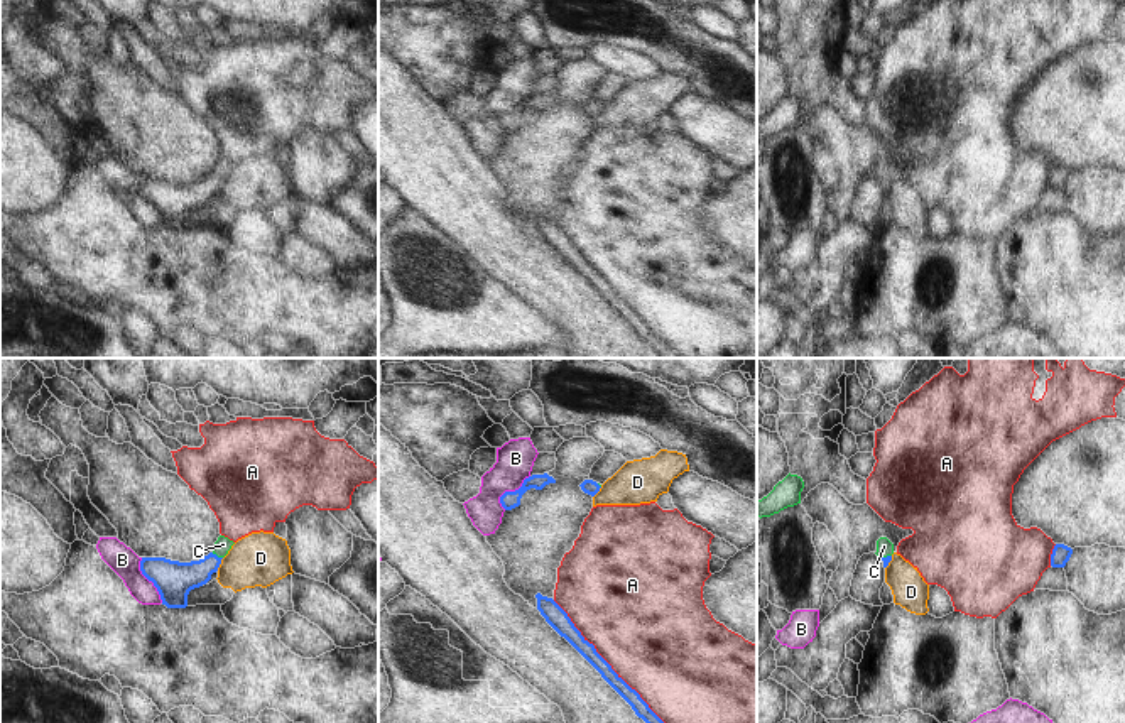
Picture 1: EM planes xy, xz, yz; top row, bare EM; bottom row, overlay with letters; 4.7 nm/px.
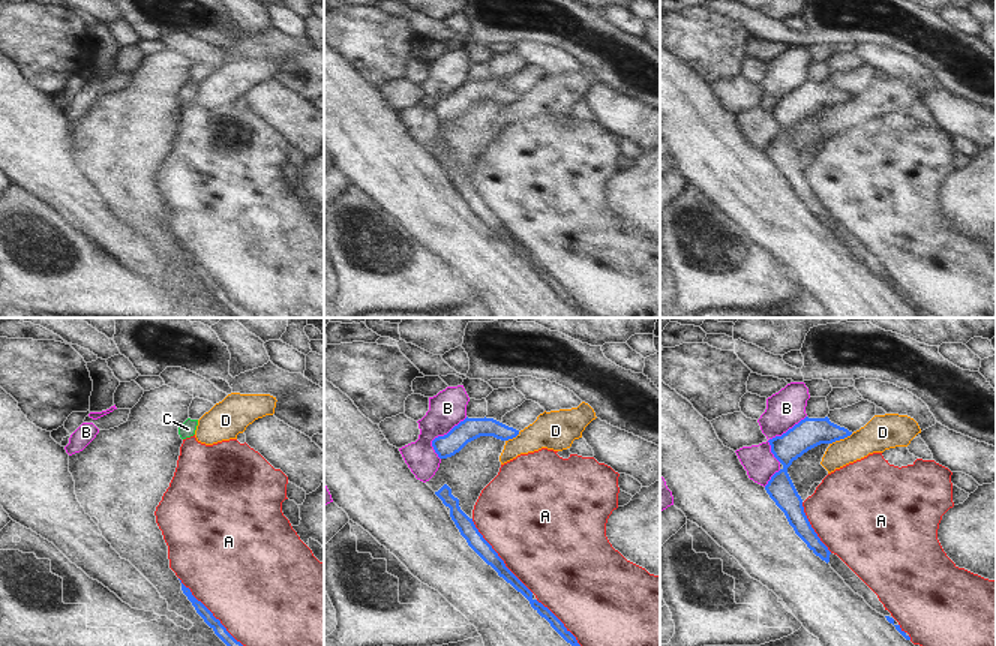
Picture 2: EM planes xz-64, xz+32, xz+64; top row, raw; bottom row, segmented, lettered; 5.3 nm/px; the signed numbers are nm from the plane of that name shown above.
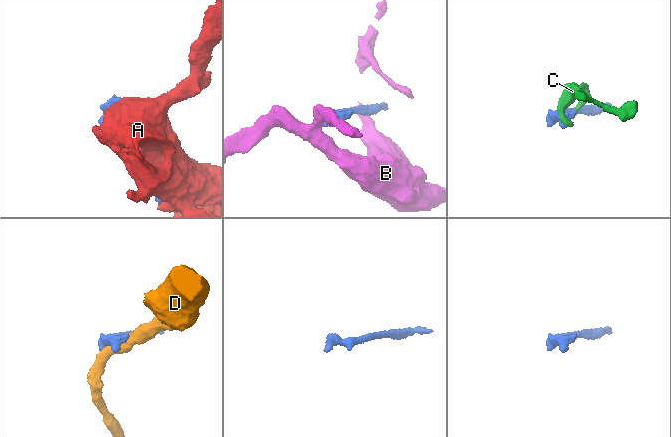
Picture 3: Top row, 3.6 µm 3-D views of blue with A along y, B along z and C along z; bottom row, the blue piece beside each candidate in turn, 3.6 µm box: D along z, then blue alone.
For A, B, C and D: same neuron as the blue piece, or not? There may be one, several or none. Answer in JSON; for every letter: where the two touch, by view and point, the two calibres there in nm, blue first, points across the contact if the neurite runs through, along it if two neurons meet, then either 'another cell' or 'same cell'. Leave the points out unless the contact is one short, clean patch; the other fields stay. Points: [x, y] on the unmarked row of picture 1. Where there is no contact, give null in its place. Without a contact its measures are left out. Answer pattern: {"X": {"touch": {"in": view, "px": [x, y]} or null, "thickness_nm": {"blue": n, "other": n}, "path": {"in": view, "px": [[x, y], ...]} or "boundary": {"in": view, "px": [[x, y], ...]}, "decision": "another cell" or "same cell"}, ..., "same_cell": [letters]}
{"A": {"touch": {"in": "xz", "px": [612, 291]}, "thickness_nm": {"blue": 80, "other": 500}, "decision": "another cell"}, "B": {"touch": {"in": "xy", "px": [149, 201]}, "thickness_nm": {"blue": 180, "other": 140}, "decision": "another cell"}, "C": {"touch": {"in": "xy", "px": [215, 176]}, "thickness_nm": {"blue": 180, "other": 80}, "path": {"in": "xy", "px": [[174, 201], [198, 195], [215, 176], [223, 166]]}, "decision": "same cell"}, "D": {"touch": {"in": "xy", "px": [220, 184]}, "thickness_nm": {"blue": 180, "other": 260}, "decision": "another cell"}, "same_cell": ["C"]}

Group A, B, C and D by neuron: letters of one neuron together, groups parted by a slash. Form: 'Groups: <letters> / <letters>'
Groups: A / B / C / D

